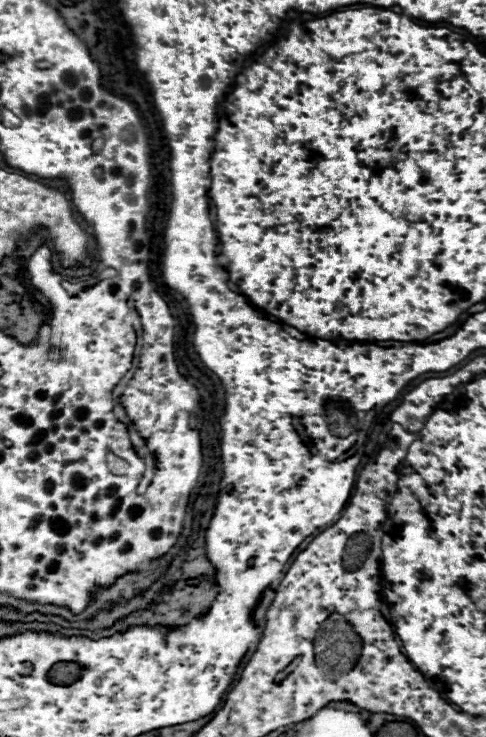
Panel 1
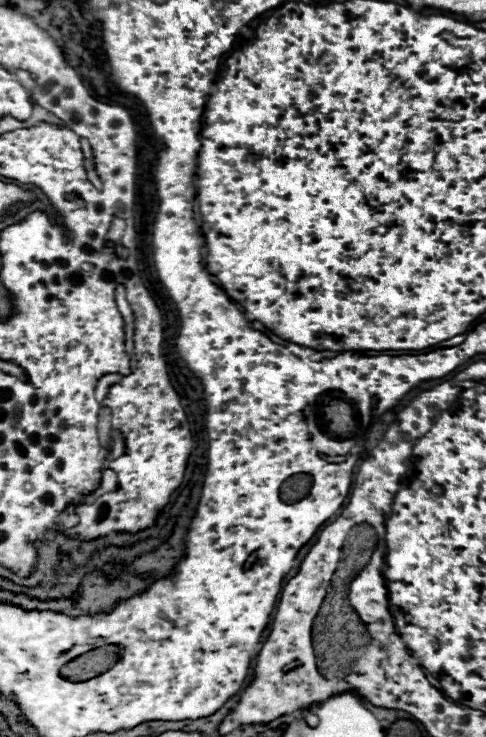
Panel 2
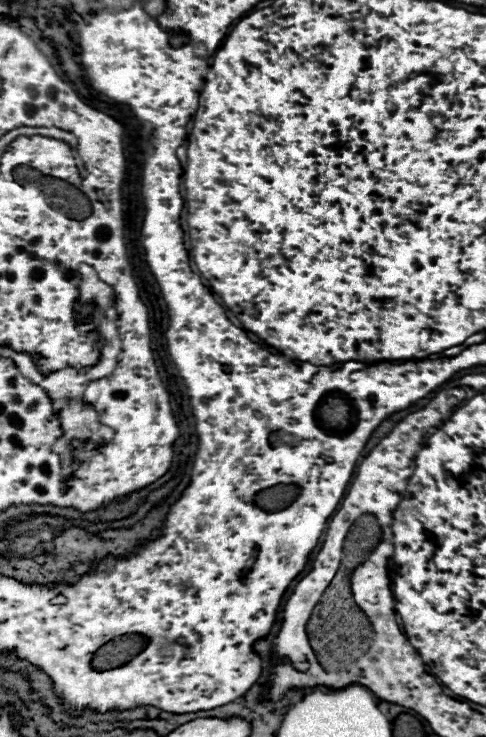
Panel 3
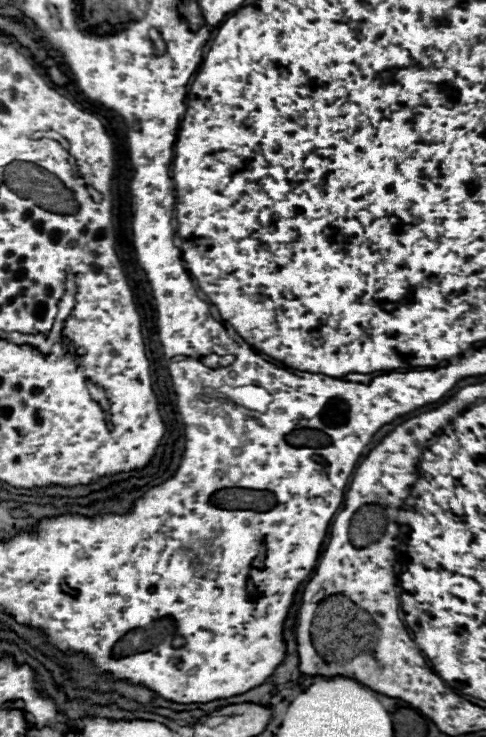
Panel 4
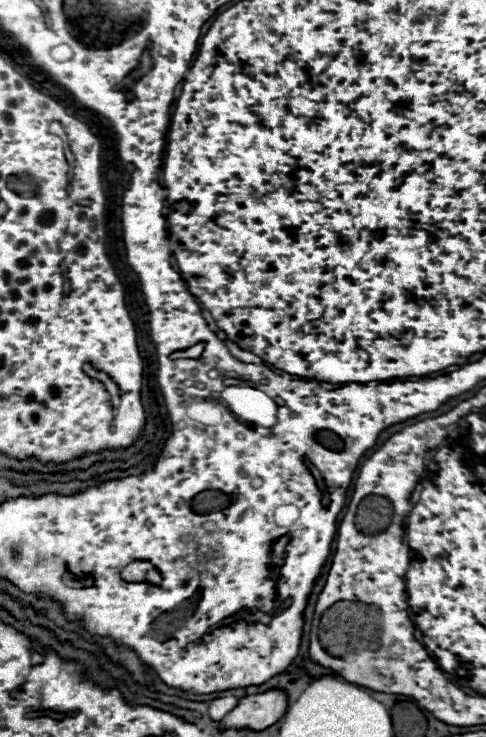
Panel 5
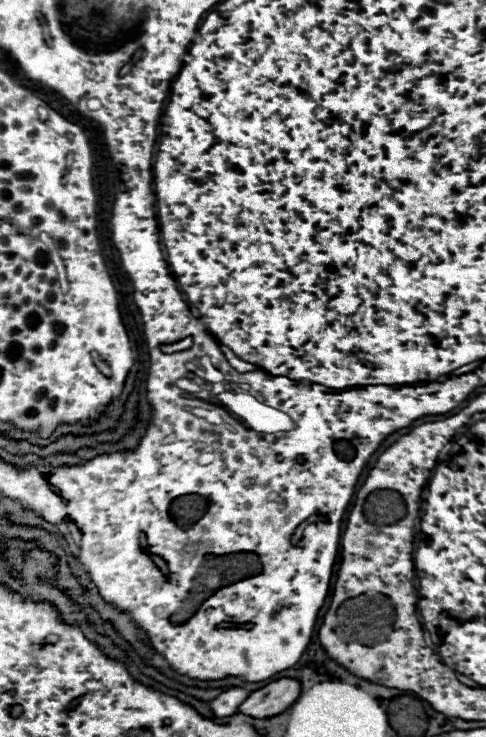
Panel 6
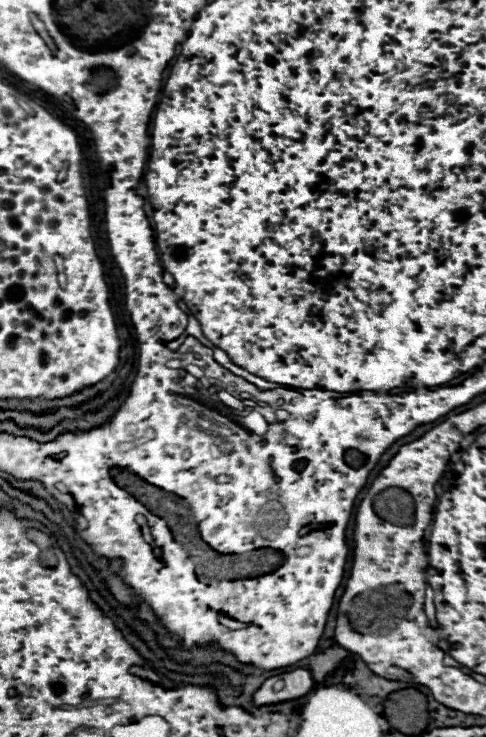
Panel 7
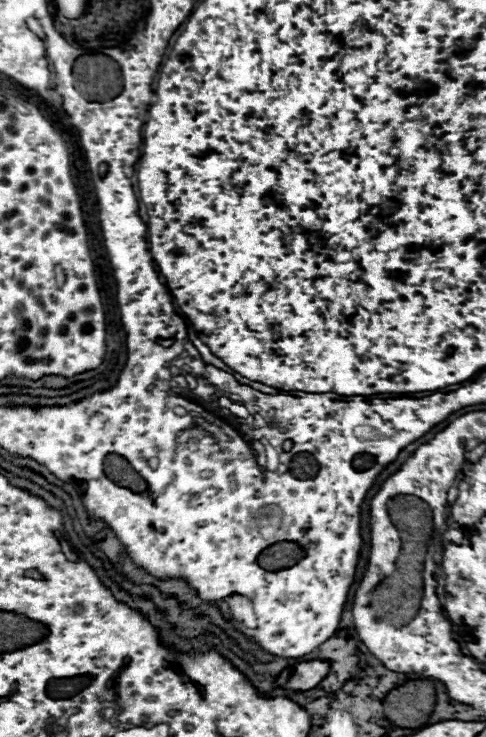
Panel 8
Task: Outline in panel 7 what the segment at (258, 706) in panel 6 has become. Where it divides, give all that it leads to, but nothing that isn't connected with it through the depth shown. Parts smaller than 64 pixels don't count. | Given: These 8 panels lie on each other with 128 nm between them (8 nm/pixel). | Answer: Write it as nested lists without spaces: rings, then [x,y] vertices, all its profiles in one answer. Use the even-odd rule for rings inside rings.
[[[298,668],[292,672],[284,672],[278,676],[268,678],[254,694],[254,704],[264,706],[270,702],[282,702],[282,700],[294,700],[304,694],[308,694],[314,686],[312,672],[306,668]]]

